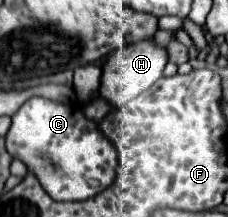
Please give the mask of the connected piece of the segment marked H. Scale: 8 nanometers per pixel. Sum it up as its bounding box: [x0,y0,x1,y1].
[100,38,168,106]

